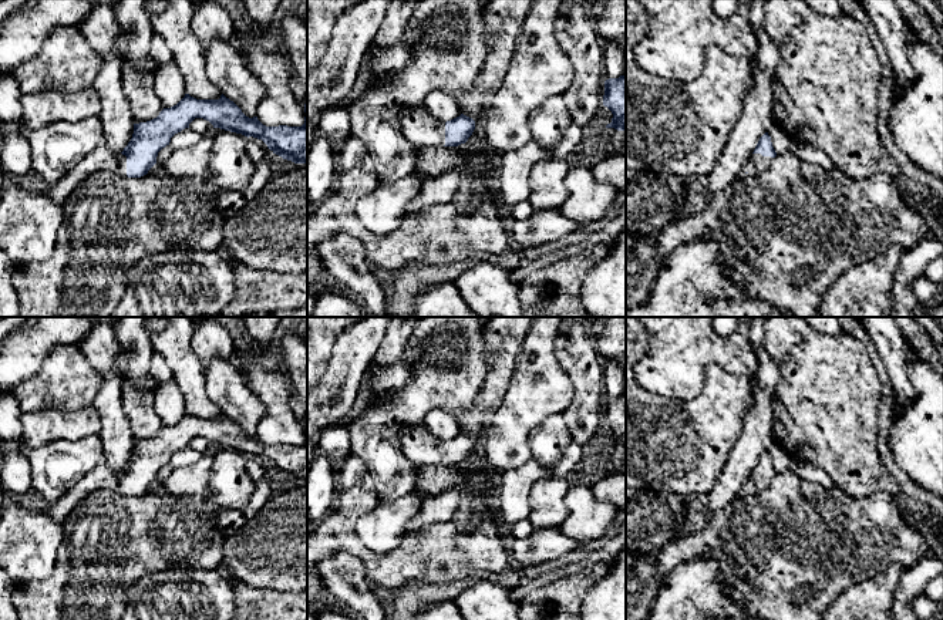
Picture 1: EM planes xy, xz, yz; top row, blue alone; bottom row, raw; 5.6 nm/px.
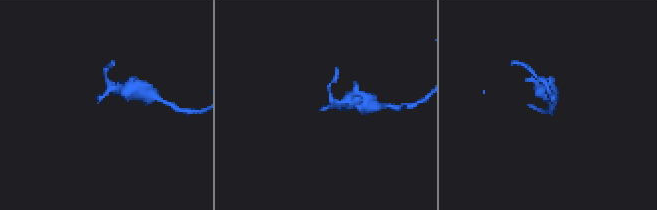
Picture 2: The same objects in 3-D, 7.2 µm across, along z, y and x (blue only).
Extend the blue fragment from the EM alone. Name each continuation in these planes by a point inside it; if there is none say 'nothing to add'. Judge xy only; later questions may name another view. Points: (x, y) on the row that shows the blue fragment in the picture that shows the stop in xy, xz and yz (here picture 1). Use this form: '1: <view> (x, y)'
1: xy (104, 158)

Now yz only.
1: yz (757, 164)

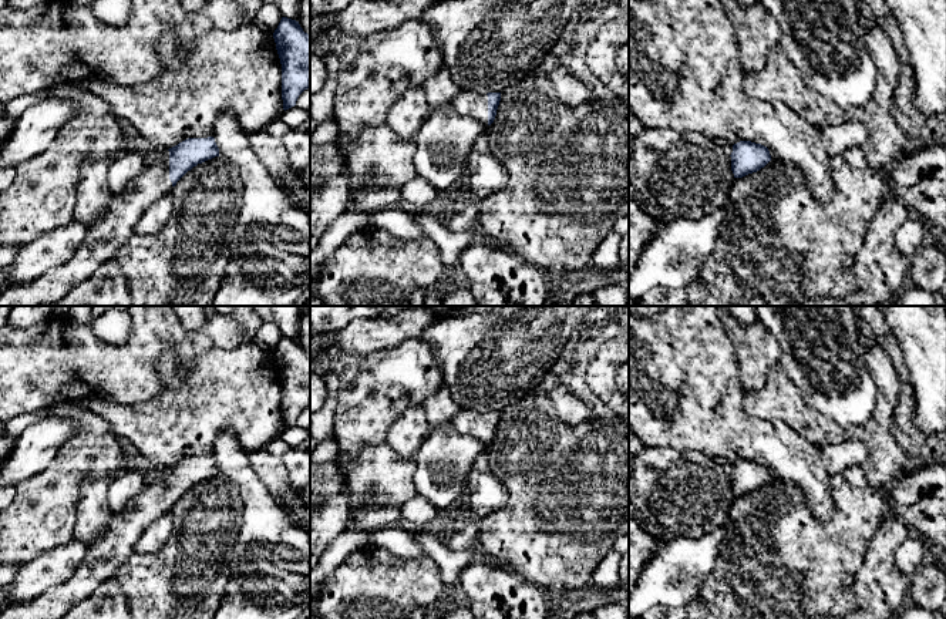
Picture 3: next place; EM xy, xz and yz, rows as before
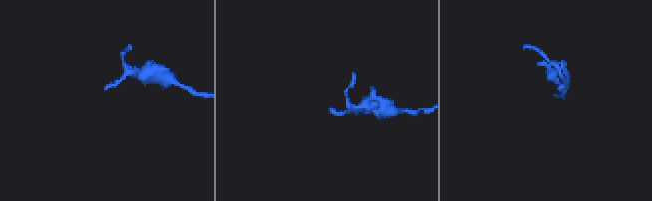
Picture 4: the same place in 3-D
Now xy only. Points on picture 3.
1: xy (103, 239)

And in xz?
1: xz (472, 104)

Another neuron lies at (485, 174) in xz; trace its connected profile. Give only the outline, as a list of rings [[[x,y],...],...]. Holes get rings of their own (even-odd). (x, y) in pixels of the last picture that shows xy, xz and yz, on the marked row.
[[[487,131],[474,142],[467,161],[464,184],[468,188],[468,195],[478,199],[501,191],[508,184],[508,172],[491,152]]]

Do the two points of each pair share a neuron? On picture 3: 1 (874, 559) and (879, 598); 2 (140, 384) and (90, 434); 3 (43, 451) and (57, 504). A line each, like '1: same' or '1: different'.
1: same
2: different
3: different

